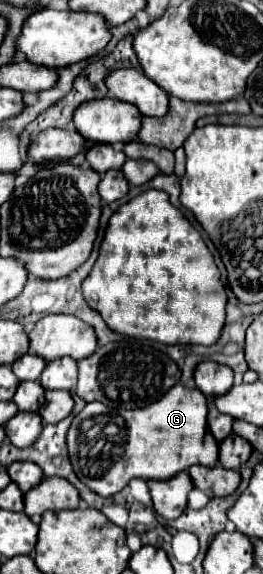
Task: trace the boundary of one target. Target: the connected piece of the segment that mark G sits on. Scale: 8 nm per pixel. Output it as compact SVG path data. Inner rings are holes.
M183 384L173 386L169 394L161 400L153 402L141 410L121 410L121 408L107 408L101 402L87 404L71 422L67 432L69 456L75 474L79 480L95 490L99 496L113 496L117 494L131 478L145 478L145 480L165 480L173 478L173 474L189 470L193 464L203 466L217 466L219 464L219 442L209 434L207 424L207 398L197 388L185 388Z

